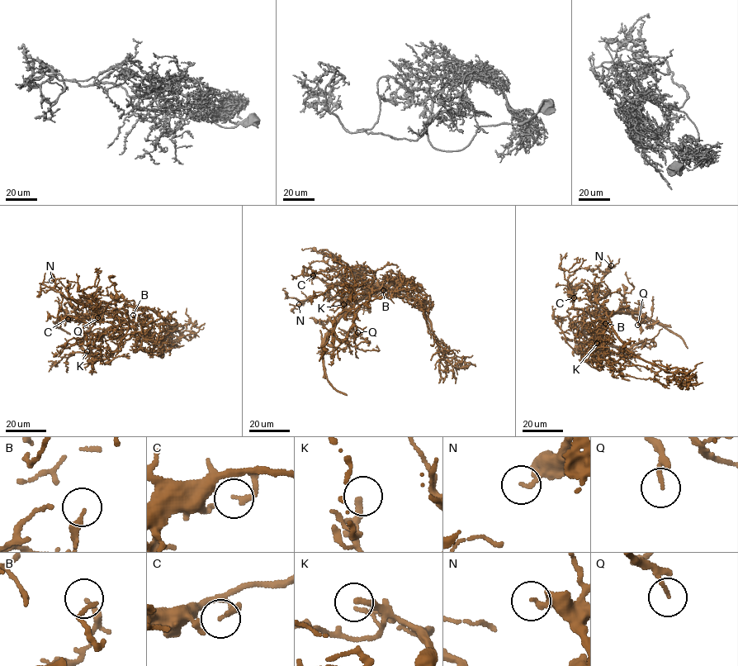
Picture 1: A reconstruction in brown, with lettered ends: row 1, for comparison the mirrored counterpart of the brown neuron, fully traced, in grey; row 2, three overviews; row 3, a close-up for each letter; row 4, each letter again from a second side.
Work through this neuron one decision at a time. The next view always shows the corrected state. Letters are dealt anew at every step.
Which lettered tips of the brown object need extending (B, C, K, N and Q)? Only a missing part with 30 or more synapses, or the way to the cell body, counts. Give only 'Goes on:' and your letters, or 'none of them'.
Goes on: K, Q

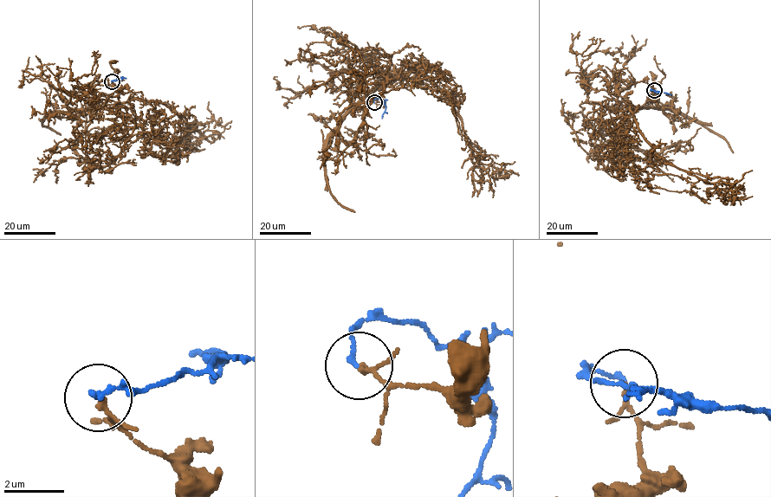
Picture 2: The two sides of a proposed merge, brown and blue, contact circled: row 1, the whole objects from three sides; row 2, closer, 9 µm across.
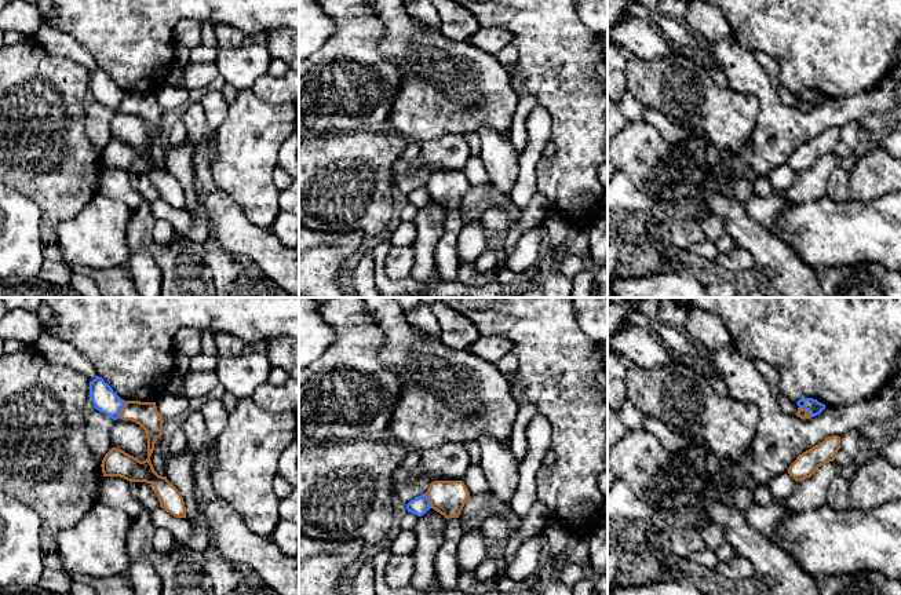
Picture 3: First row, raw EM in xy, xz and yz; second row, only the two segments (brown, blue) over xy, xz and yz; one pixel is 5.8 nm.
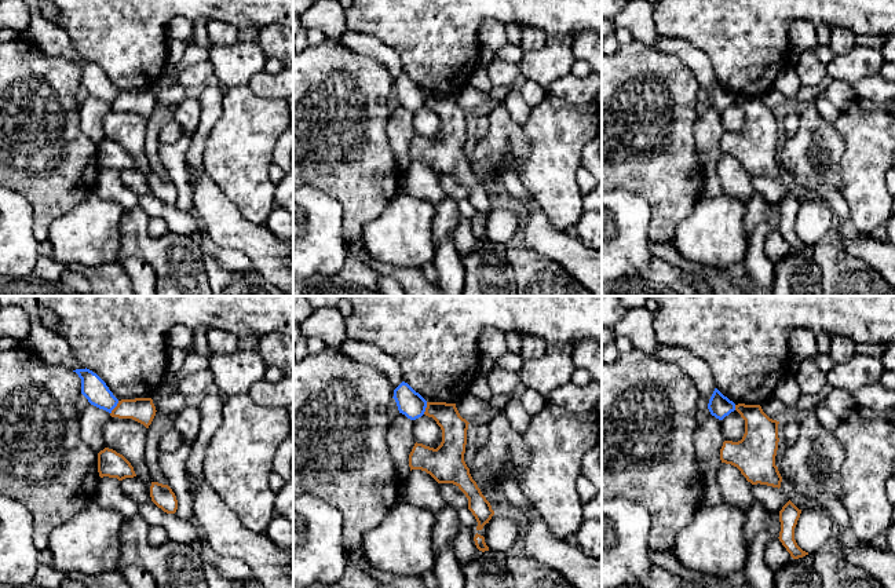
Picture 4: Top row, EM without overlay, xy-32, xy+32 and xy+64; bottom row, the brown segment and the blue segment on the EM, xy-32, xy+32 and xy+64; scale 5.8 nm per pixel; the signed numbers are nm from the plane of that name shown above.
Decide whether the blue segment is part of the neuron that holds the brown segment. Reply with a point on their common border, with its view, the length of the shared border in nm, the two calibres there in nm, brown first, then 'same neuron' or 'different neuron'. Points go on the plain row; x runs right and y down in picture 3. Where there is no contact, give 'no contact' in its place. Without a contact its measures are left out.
meets brown in xy at (121, 101); contact 110 nm long; 140 nm thick on the brown side, 150 nm on the other; different neuron

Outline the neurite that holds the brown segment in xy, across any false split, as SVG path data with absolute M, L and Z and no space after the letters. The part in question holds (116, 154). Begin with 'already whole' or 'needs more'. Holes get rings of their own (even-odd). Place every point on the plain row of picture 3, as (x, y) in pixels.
already whole; M125 92L120 110L139 116L147 129L147 150L141 153L121 140L112 139L102 152L103 168L120 168L130 174L146 174L154 178L160 198L176 209L186 209L182 186L167 171L158 167L150 153L156 132L163 127L163 109L156 94Z

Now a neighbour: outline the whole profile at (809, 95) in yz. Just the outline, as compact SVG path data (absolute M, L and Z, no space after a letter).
M802 90L798 94L798 98L810 103L811 109L820 106L825 96L813 90Z

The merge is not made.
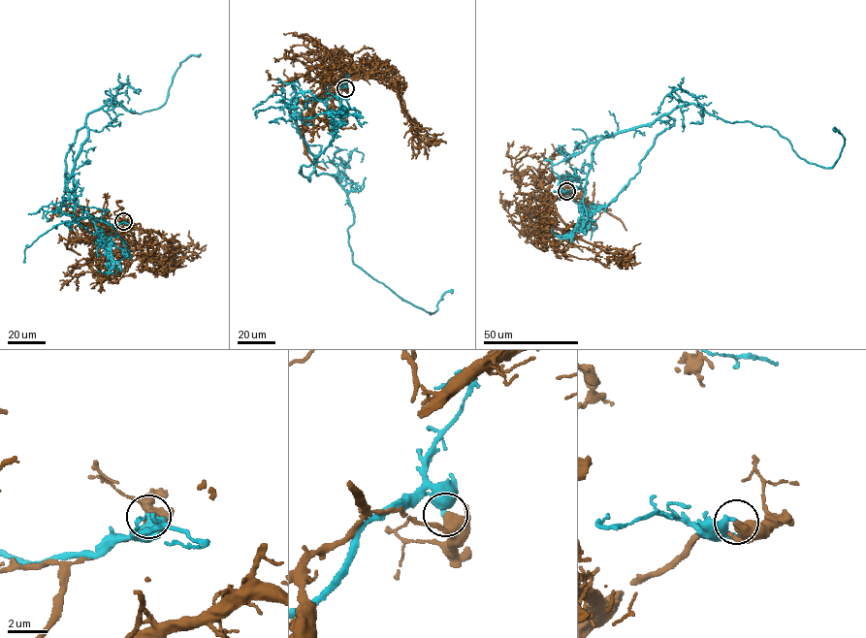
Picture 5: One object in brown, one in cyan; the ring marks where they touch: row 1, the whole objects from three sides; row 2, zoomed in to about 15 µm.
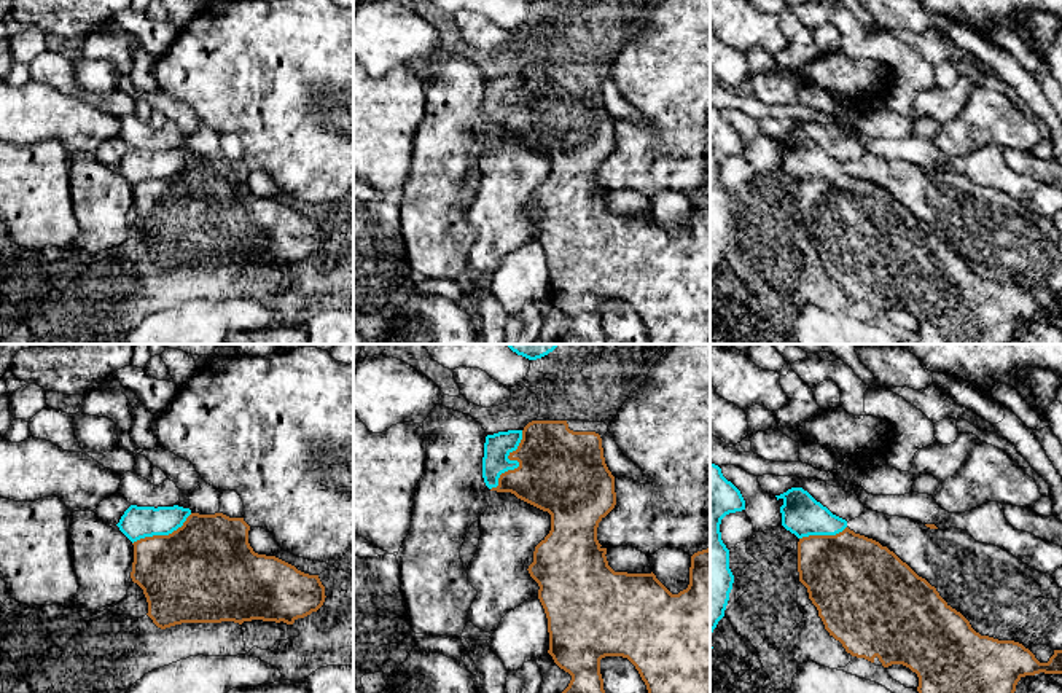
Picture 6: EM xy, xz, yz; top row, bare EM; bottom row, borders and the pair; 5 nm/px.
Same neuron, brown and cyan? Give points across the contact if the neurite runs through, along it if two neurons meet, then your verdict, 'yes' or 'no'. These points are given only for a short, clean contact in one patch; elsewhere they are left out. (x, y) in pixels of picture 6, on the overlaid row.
no

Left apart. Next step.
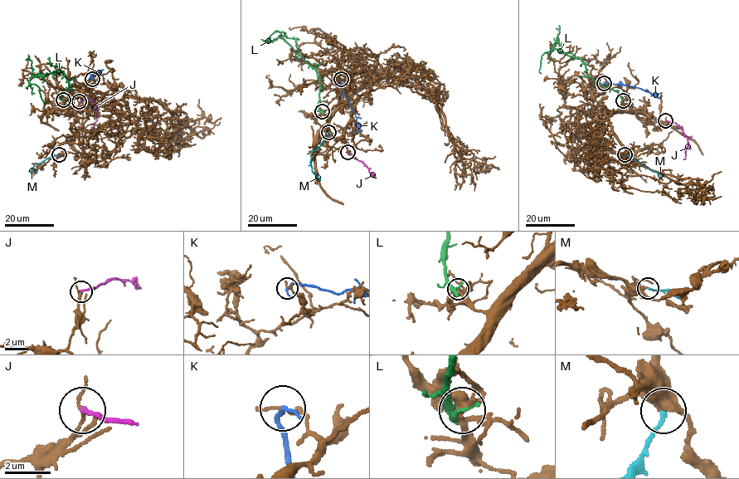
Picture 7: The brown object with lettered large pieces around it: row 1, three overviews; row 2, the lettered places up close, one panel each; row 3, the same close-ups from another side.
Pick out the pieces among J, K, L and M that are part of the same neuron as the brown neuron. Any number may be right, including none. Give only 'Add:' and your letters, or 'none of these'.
Add: none of these

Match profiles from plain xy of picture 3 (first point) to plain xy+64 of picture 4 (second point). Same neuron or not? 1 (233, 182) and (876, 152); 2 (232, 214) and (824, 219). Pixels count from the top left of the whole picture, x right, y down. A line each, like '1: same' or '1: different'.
1: same
2: different

